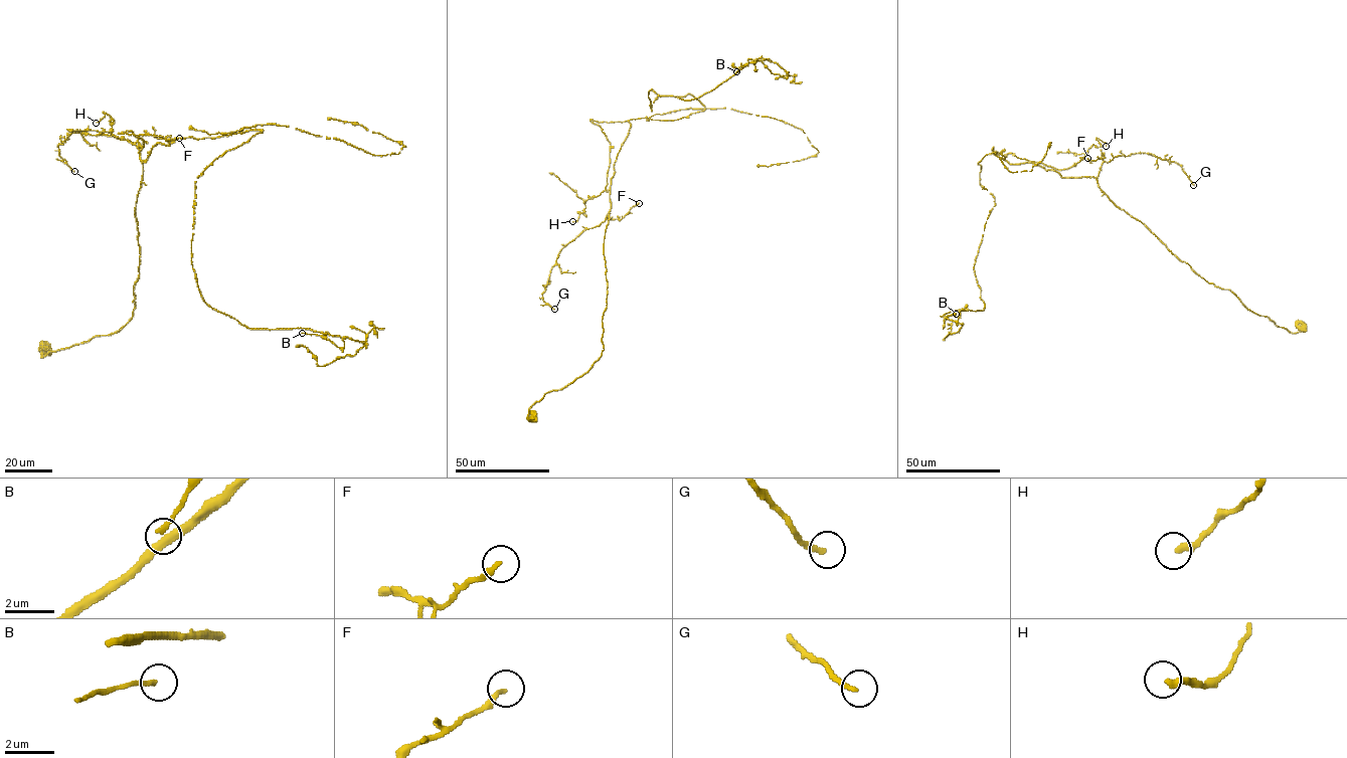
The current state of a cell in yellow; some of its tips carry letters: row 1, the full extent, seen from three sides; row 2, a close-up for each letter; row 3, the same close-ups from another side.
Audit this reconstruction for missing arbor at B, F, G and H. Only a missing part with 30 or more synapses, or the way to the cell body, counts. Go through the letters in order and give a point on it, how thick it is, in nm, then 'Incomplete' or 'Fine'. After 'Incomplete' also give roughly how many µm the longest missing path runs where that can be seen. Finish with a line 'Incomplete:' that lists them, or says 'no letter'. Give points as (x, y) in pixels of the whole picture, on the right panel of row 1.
B: Place: (956, 314). Thickness 180 nm. Fine
F: Place: (1087, 158). Thickness 200 nm. Fine
G: Place: (1193, 185). Thickness 200 nm. Fine
H: Place: (1106, 146). Thickness 280 nm. Fine
Incomplete: no letter

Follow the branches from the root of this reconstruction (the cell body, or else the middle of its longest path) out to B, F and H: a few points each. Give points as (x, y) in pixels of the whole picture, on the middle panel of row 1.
B: (530, 417), (604, 349), (629, 121), (701, 112), (648, 91), (770, 59), (736, 71)
F: (530, 417), (529, 409), (546, 393), (572, 382), (601, 356), (609, 212), (606, 217), (620, 219), (639, 203)
H: (530, 417), (604, 349), (604, 238), (627, 121), (590, 119), (610, 144), (607, 185), (572, 221)

